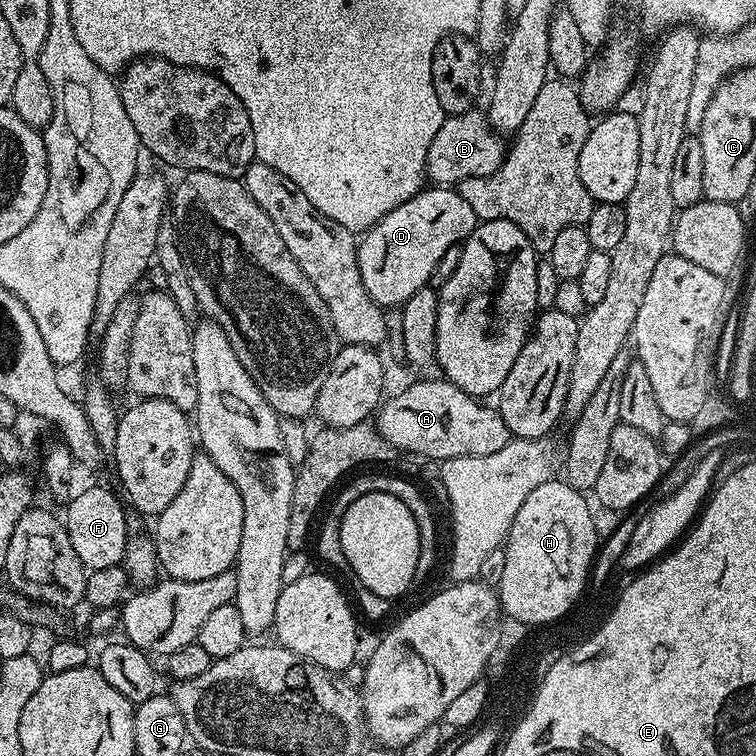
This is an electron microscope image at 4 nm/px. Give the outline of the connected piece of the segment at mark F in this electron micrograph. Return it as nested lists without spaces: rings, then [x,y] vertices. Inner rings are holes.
[[[88,488],[85,492],[79,492],[77,491],[66,504],[66,527],[75,553],[81,558],[85,568],[93,572],[120,564],[124,558],[128,537],[126,508],[121,497],[116,497],[108,488]]]

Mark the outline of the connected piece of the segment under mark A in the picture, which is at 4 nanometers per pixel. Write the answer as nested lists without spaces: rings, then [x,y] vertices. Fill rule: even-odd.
[[[420,378],[417,384],[412,384],[405,390],[401,396],[396,396],[392,401],[385,403],[383,407],[375,413],[374,427],[377,432],[382,434],[382,438],[386,438],[386,442],[390,442],[393,448],[399,450],[401,453],[413,452],[416,456],[425,456],[425,461],[428,462],[443,462],[450,458],[466,458],[467,456],[485,456],[486,454],[495,454],[497,450],[502,450],[502,446],[506,446],[510,439],[510,433],[506,422],[502,422],[499,411],[495,407],[487,408],[487,403],[481,402],[477,397],[466,394],[458,386],[454,386],[447,380],[447,378],[439,378],[440,380],[428,380],[432,378]]]

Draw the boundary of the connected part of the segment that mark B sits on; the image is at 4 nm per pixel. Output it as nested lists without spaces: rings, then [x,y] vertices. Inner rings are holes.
[[[473,110],[457,116],[448,116],[442,122],[430,150],[426,154],[426,176],[436,186],[459,186],[466,178],[478,178],[494,174],[502,166],[506,155],[501,133],[488,125],[483,111]]]

